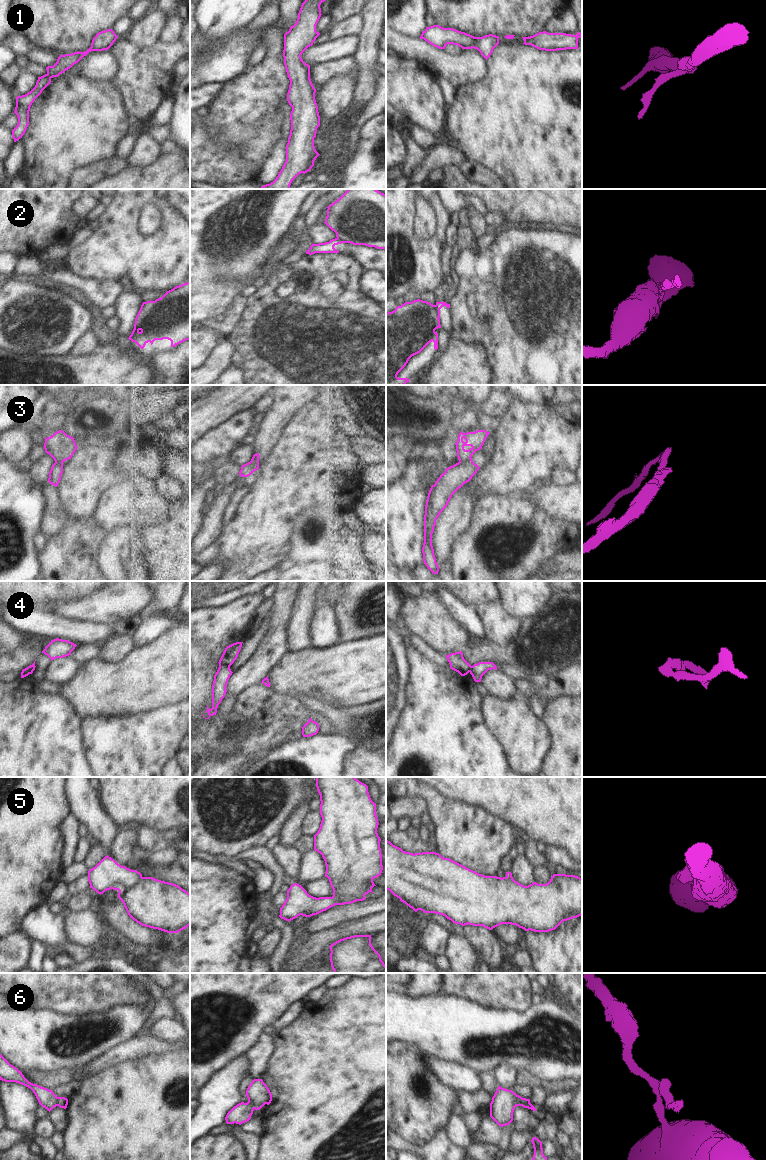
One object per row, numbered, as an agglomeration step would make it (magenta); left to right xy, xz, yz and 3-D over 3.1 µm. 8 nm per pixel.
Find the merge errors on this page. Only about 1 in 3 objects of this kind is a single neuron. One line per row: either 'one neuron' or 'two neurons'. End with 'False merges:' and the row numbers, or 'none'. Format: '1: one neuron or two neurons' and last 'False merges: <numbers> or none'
1: one neuron
2: two neurons
3: two neurons
4: two neurons
5: two neurons
6: two neurons
False merges: 2, 3, 4, 5, 6

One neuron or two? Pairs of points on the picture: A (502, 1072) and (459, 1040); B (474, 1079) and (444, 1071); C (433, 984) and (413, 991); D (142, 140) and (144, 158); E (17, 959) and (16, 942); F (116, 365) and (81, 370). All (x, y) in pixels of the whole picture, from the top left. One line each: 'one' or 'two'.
A: two
B: one
C: one
D: one
E: one
F: one

